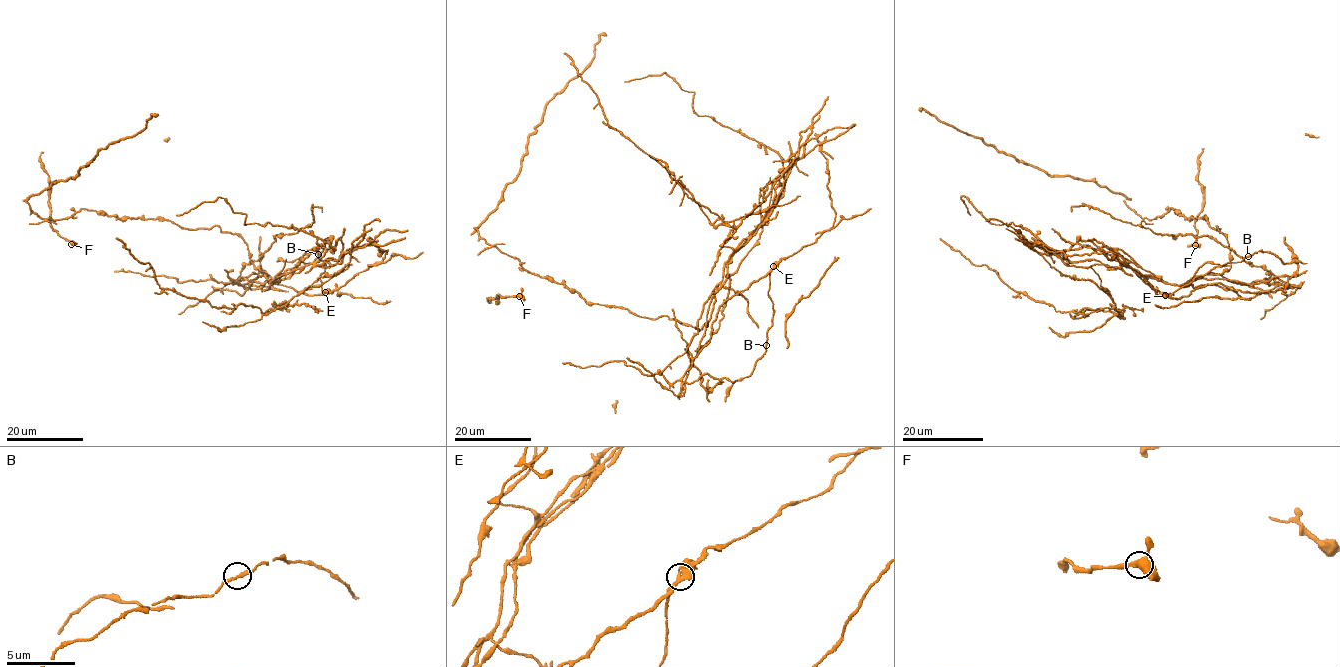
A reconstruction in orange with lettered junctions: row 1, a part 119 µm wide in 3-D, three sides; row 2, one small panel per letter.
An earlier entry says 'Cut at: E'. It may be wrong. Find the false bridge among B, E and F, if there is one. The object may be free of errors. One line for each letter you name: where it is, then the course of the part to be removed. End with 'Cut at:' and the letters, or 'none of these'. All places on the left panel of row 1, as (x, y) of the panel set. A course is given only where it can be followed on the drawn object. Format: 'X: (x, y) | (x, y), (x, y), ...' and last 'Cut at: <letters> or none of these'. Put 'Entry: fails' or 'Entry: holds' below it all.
E: (325, 292) | (326, 292), (267, 279), (246, 289), (237, 282), (267, 275), (217, 226), (31, 210), (30, 196), (158, 115)
Cut at: E
Entry: holds

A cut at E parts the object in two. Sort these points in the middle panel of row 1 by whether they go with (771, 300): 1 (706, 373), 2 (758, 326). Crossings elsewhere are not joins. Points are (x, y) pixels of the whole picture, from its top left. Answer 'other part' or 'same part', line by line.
1: other part
2: other part

